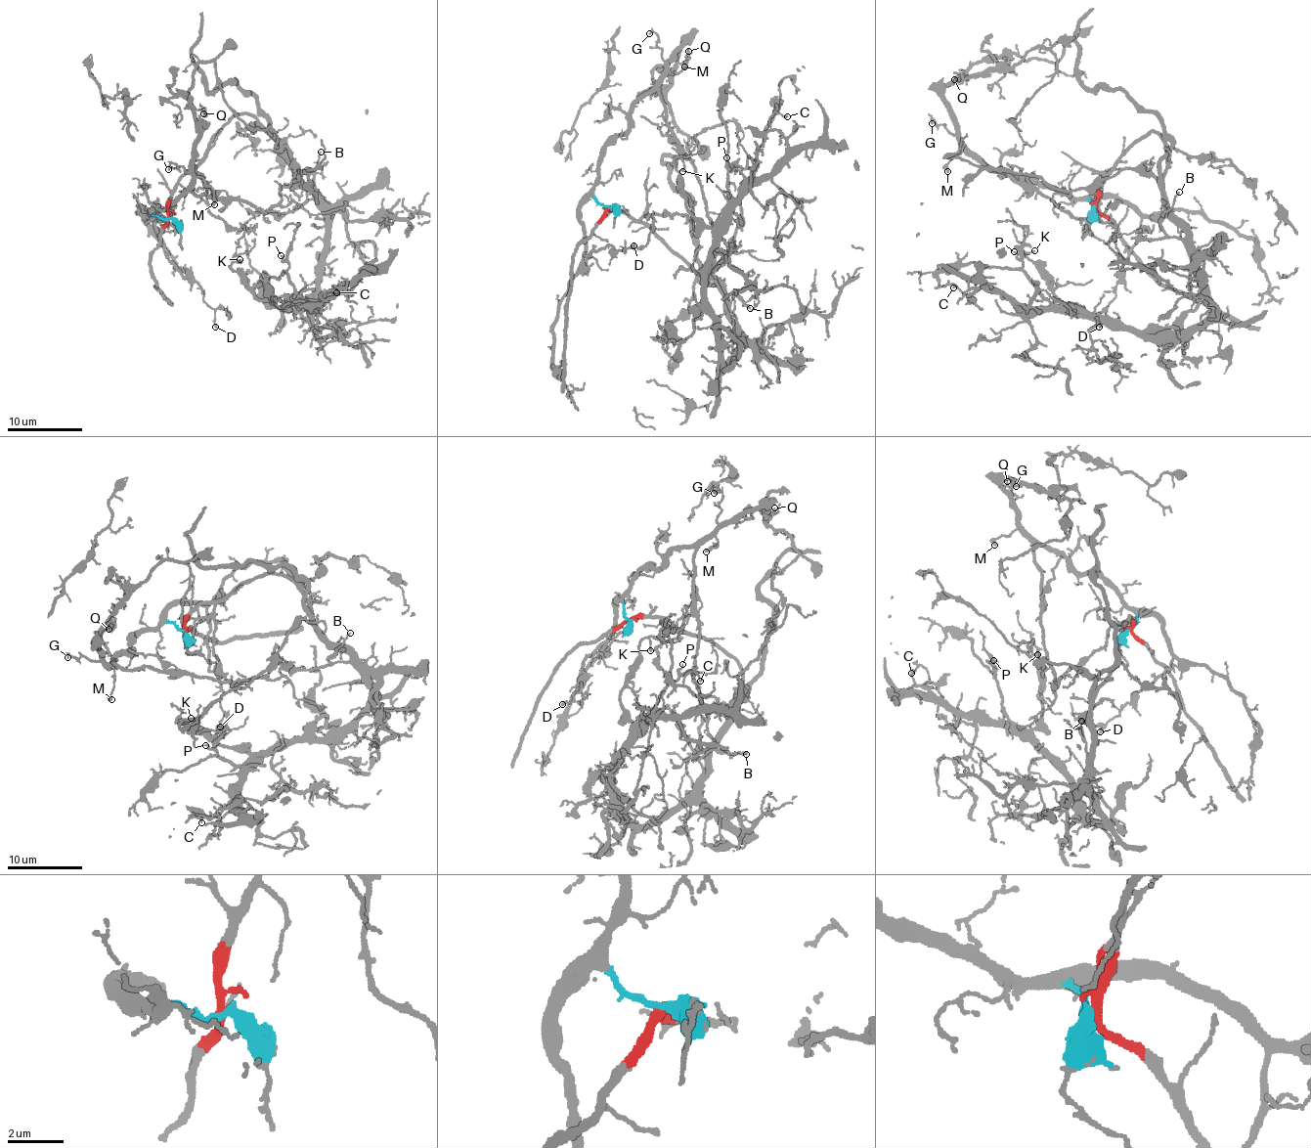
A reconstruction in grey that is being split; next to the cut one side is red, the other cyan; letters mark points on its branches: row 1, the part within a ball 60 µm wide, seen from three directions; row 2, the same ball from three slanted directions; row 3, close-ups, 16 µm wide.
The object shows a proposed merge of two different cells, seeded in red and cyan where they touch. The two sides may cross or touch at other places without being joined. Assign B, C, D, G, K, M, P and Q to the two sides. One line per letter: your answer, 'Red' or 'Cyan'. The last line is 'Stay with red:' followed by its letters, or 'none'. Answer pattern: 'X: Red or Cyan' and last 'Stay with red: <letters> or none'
B: Red
C: Red
D: Cyan
G: Cyan
K: Red
M: Cyan
P: Red
Q: Cyan
Stay with red: B, C, K, P

